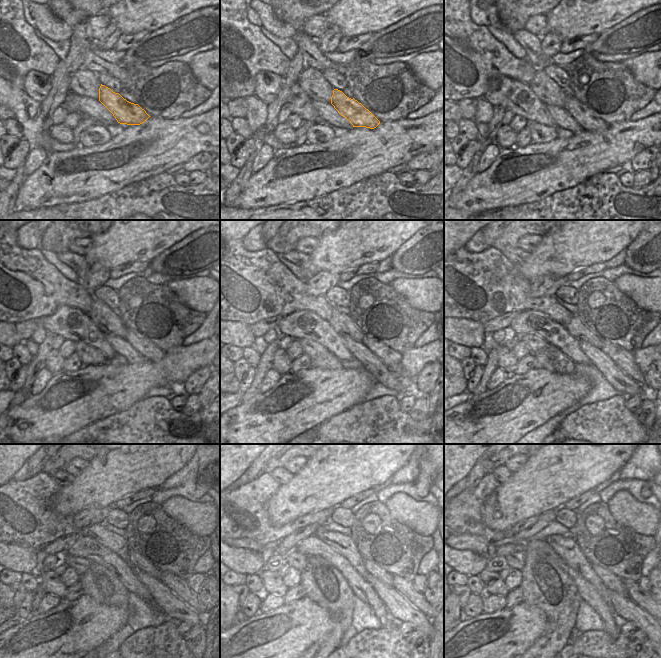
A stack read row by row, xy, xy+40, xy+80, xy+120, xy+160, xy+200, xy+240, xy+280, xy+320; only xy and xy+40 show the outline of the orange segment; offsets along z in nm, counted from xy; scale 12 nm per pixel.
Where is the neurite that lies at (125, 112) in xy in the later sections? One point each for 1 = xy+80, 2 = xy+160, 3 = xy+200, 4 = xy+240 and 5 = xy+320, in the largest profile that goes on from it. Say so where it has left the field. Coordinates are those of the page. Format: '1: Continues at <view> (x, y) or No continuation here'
1: Continues at xy+80 (586, 118)
2: Continues at xy+160 (392, 358)
3: Continues at xy+200 (625, 360)
4: Continues at xy+240 (180, 586)
5: Continues at xy+320 (643, 599)

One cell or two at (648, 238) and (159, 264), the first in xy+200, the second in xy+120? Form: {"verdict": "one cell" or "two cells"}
{"verdict": "one cell"}

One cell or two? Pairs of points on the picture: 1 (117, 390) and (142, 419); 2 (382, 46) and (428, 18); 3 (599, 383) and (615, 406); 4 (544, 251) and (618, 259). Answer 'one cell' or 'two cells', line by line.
1: two cells
2: one cell
3: two cells
4: two cells

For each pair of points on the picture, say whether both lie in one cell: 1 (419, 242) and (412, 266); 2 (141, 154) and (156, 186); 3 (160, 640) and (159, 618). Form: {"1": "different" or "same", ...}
{"1": "same", "2": "different", "3": "different"}

